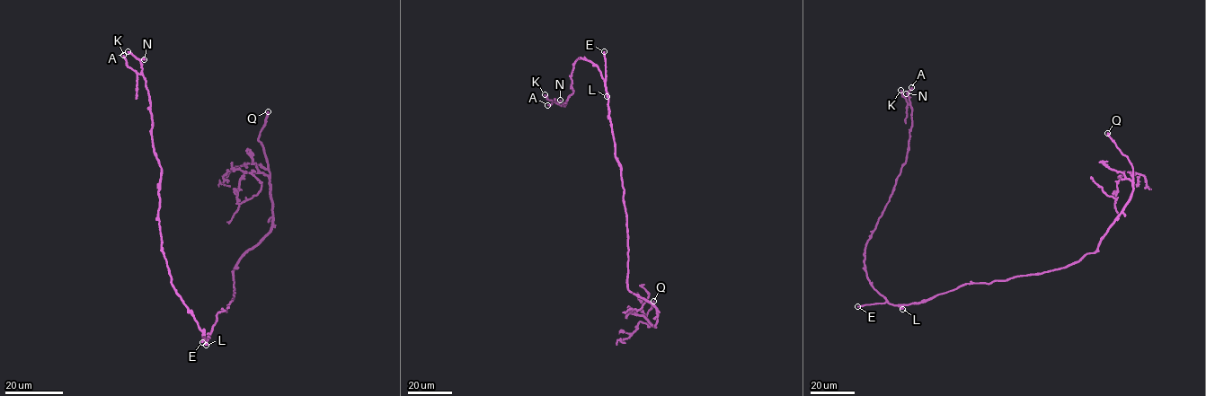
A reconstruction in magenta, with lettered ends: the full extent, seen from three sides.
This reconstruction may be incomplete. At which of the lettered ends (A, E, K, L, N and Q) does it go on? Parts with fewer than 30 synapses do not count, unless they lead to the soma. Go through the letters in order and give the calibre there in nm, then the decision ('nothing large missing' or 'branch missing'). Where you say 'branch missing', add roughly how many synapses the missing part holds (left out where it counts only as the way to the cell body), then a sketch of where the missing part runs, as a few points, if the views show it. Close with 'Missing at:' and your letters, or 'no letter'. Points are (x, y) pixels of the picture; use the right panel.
A: 260 nm thick; nothing large missing
E: 200 nm thick; branch missing; about 80 synapses; missing branch runs (857, 306), (813, 309), (811, 303), (814, 298), (819, 301), (836, 321), (844, 346), (852, 347), (854, 343)
K: 200 nm thick; nothing large missing
L: 240 nm thick; nothing large missing
N: 240 nm thick; nothing large missing
Q: 360 nm thick; branch missing; missing branch runs (1107, 133), (1103, 130), (1102, 122)
Missing at: E, Q

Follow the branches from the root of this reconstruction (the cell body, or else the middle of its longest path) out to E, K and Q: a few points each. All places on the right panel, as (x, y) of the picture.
E: (959, 286), (917, 303), (893, 305), (885, 302), (857, 306)
K: (959, 286), (922, 302), (893, 305), (866, 277), (865, 245), (889, 199), (908, 150), (911, 107), (900, 90)
Q: (959, 286), (1058, 269), (1096, 250), (1132, 190), (1130, 162), (1107, 133)

